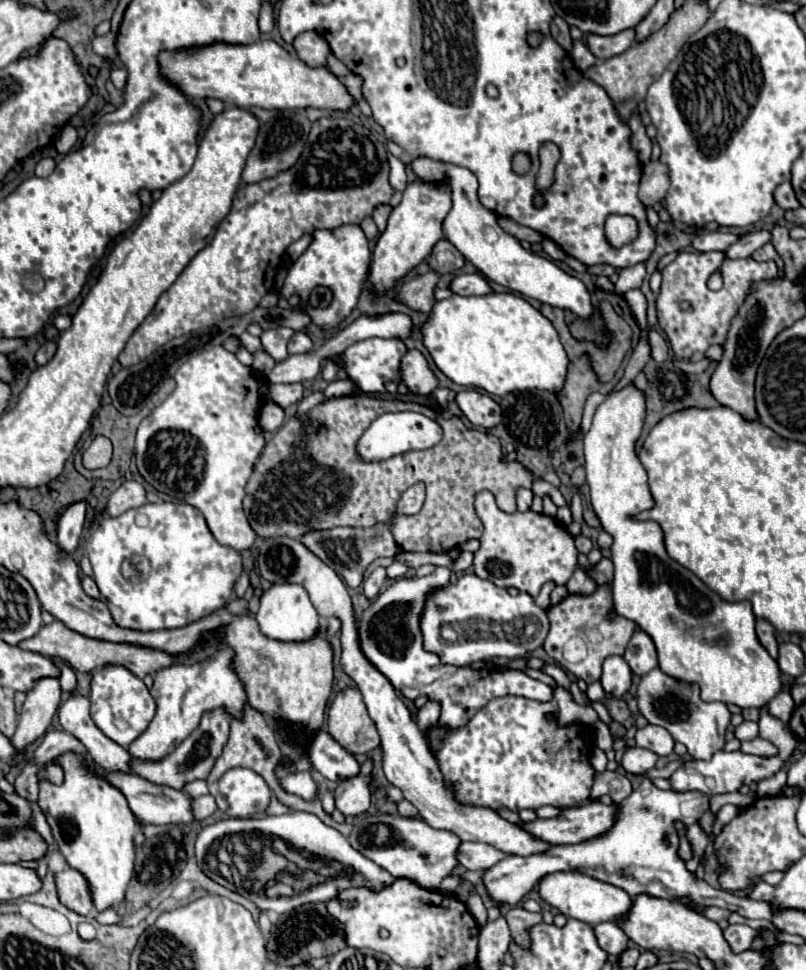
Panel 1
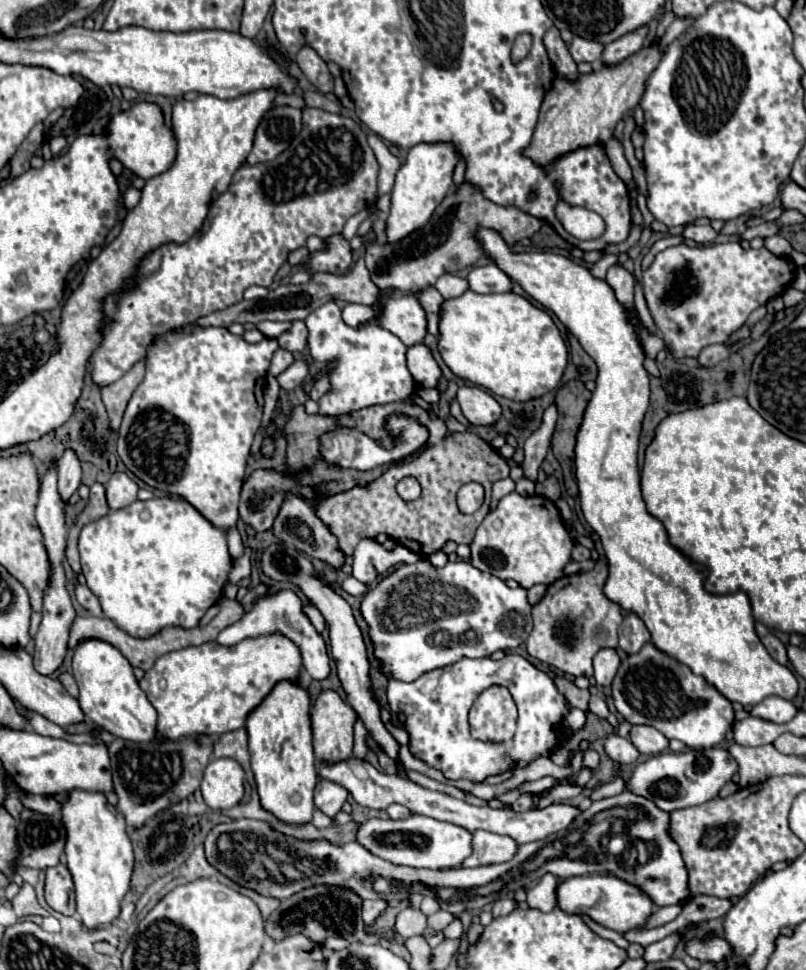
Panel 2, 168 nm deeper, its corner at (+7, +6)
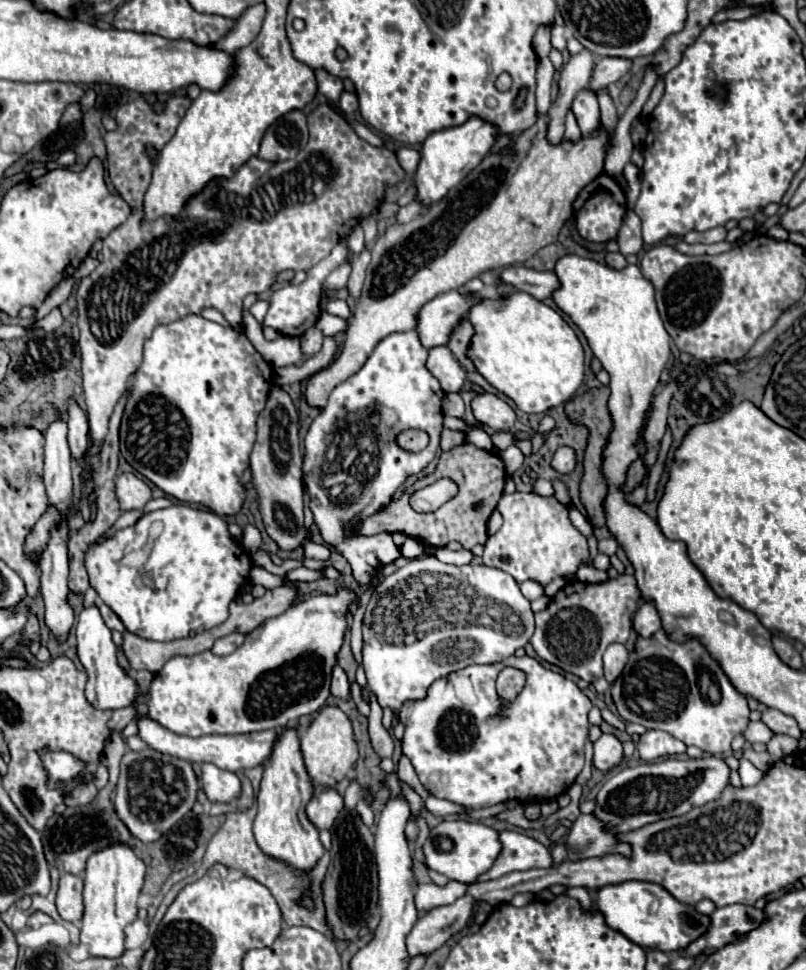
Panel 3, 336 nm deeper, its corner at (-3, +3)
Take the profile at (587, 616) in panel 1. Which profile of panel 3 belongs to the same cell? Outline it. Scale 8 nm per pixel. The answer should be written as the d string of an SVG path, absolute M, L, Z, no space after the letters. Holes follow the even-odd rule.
M620 575L606 583L566 583L552 599L550 605L536 613L536 631L530 639L534 651L544 661L578 675L592 683L602 677L602 653L610 643L626 643L632 629L632 615L642 599L640 589L632 575Z

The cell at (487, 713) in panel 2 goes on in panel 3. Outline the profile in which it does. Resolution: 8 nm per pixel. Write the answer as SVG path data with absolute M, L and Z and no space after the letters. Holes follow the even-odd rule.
M506 667L500 671L500 675L496 679L496 689L498 689L498 695L502 699L512 701L522 691L524 683L526 683L526 675L520 669Z

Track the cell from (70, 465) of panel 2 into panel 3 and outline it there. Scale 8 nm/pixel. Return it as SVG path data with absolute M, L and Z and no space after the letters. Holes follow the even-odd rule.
M74 397L68 399L68 443L72 457L80 463L88 445L88 417Z

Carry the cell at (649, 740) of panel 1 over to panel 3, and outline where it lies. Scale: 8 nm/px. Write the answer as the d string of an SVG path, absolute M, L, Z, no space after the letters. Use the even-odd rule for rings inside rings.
M646 731L638 745L636 745L640 759L644 761L654 761L658 757L668 757L668 755L682 755L686 751L686 745L672 735L664 731Z

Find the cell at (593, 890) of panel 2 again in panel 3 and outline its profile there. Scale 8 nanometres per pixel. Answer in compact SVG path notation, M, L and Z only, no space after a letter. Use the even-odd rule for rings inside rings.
M626 881L620 885L602 887L598 891L598 909L606 915L606 923L624 933L630 941L646 949L678 953L710 929L710 917L698 913L692 905L676 901L662 885L646 881Z

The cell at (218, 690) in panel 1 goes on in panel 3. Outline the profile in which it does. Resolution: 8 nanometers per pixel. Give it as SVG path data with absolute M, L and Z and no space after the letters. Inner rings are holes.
M338 587L334 595L312 595L294 603L286 613L264 621L258 629L250 631L244 643L226 657L216 657L210 651L192 657L172 657L152 681L148 695L150 719L176 735L202 737L280 729L302 715L320 711L330 697L330 679L334 665L338 663L338 651L348 627L346 615L354 599L356 593L348 587Z

